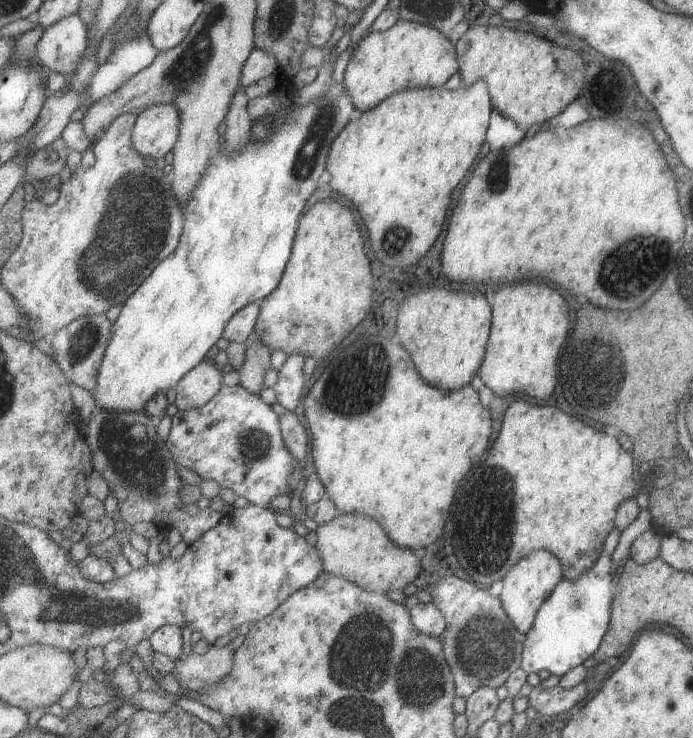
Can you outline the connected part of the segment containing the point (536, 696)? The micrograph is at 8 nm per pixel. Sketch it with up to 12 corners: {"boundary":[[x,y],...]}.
{"boundary":[[586,680],[567,690],[559,685],[526,696],[536,713],[554,719],[583,701]]}

